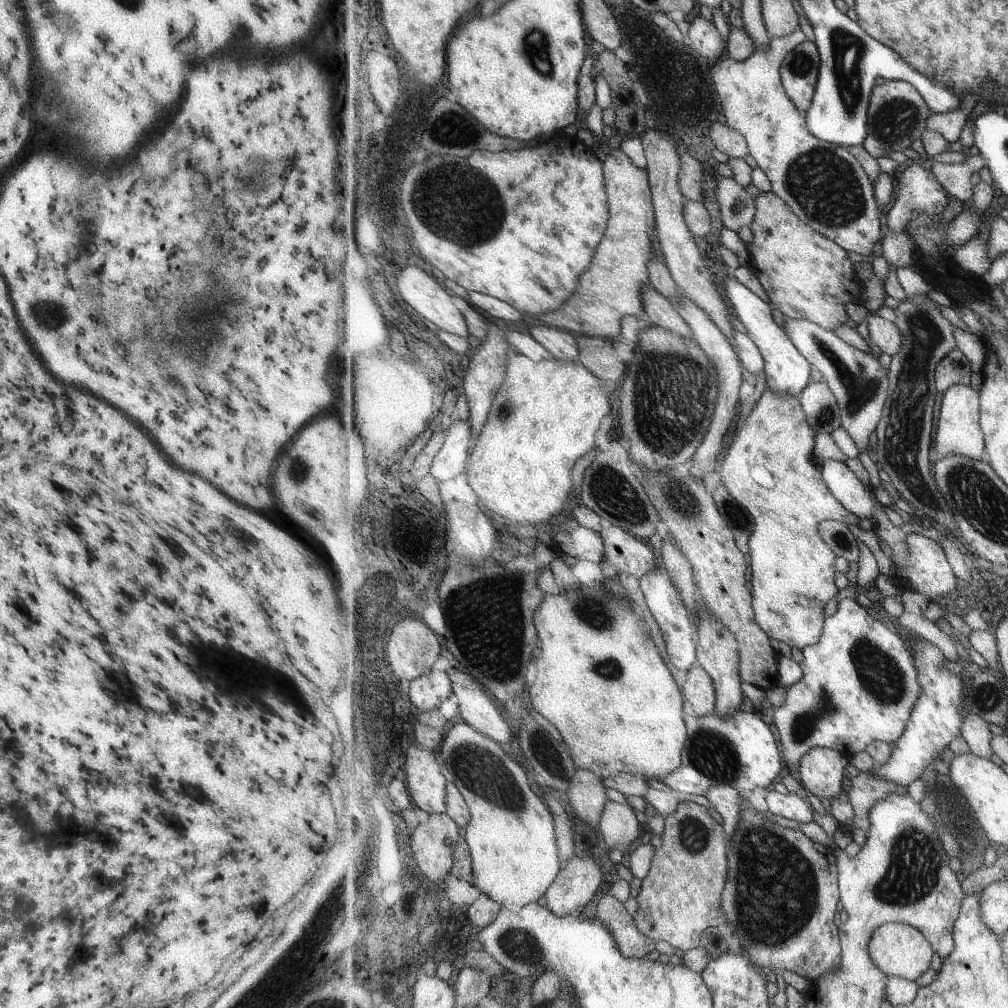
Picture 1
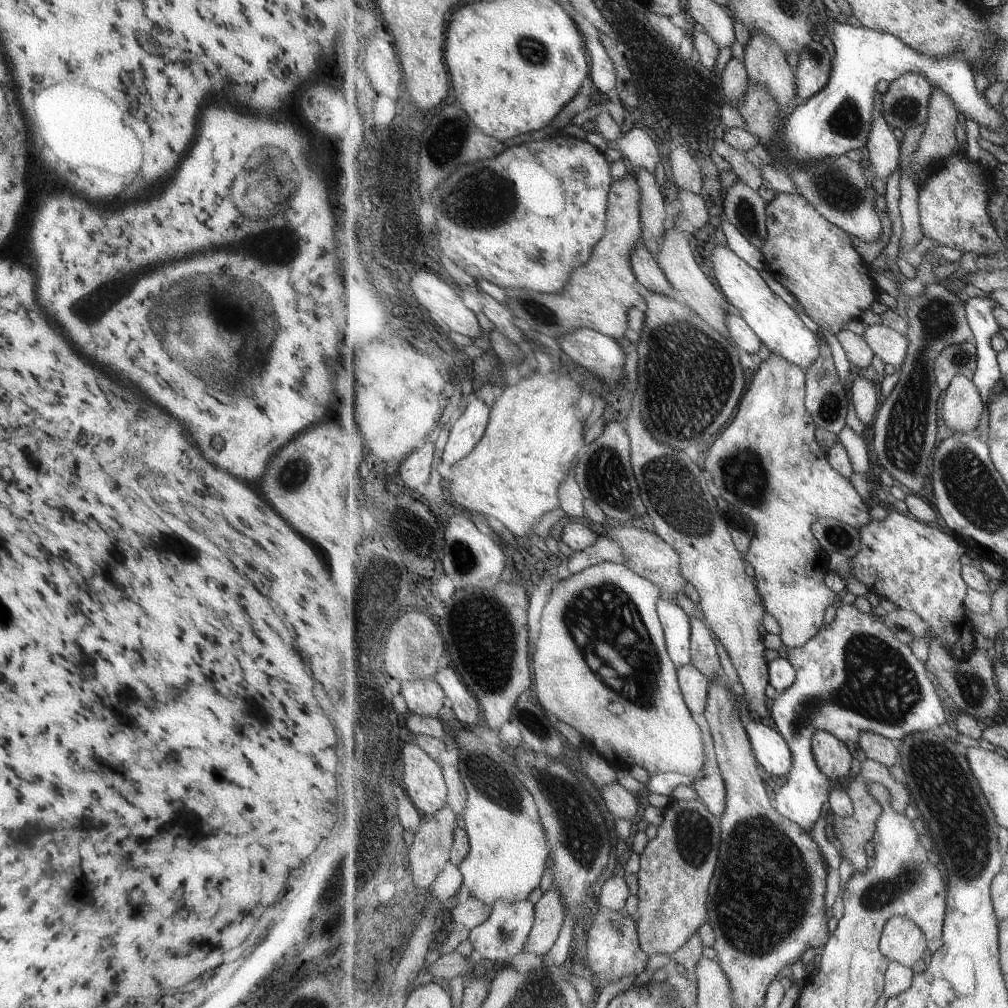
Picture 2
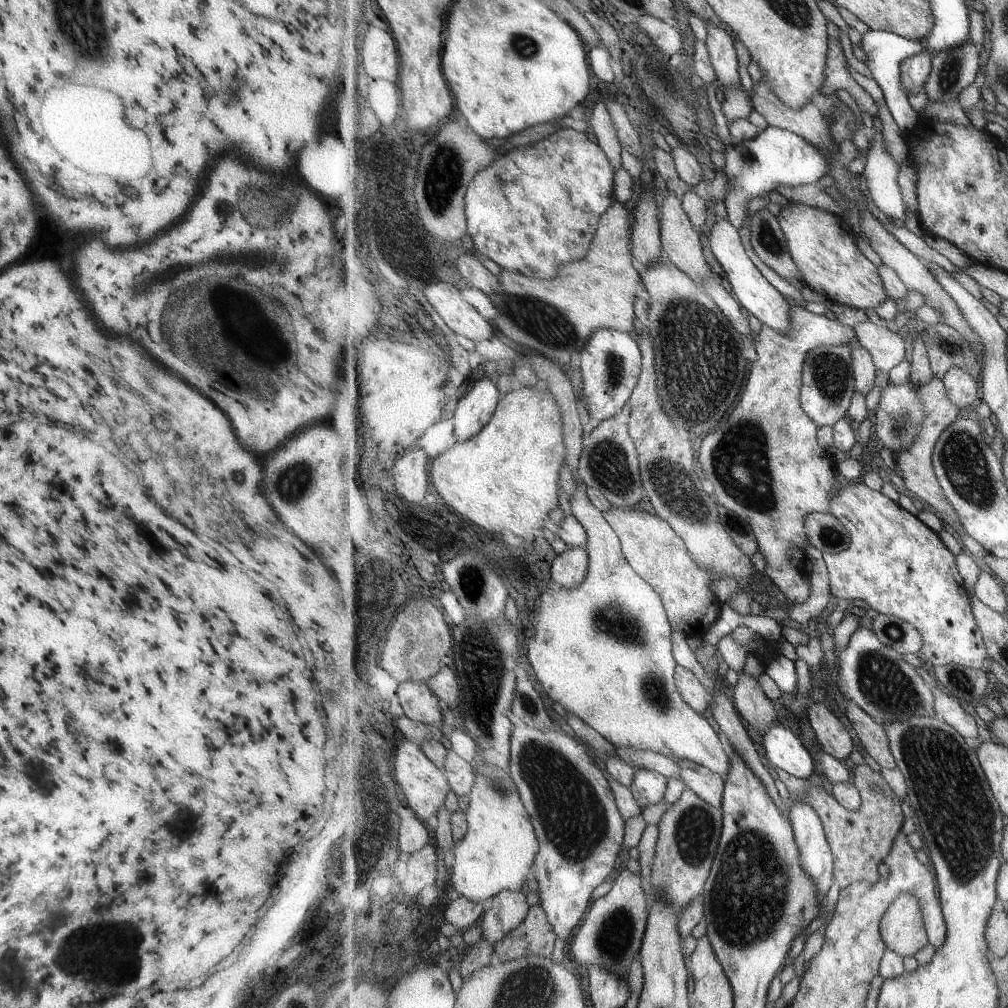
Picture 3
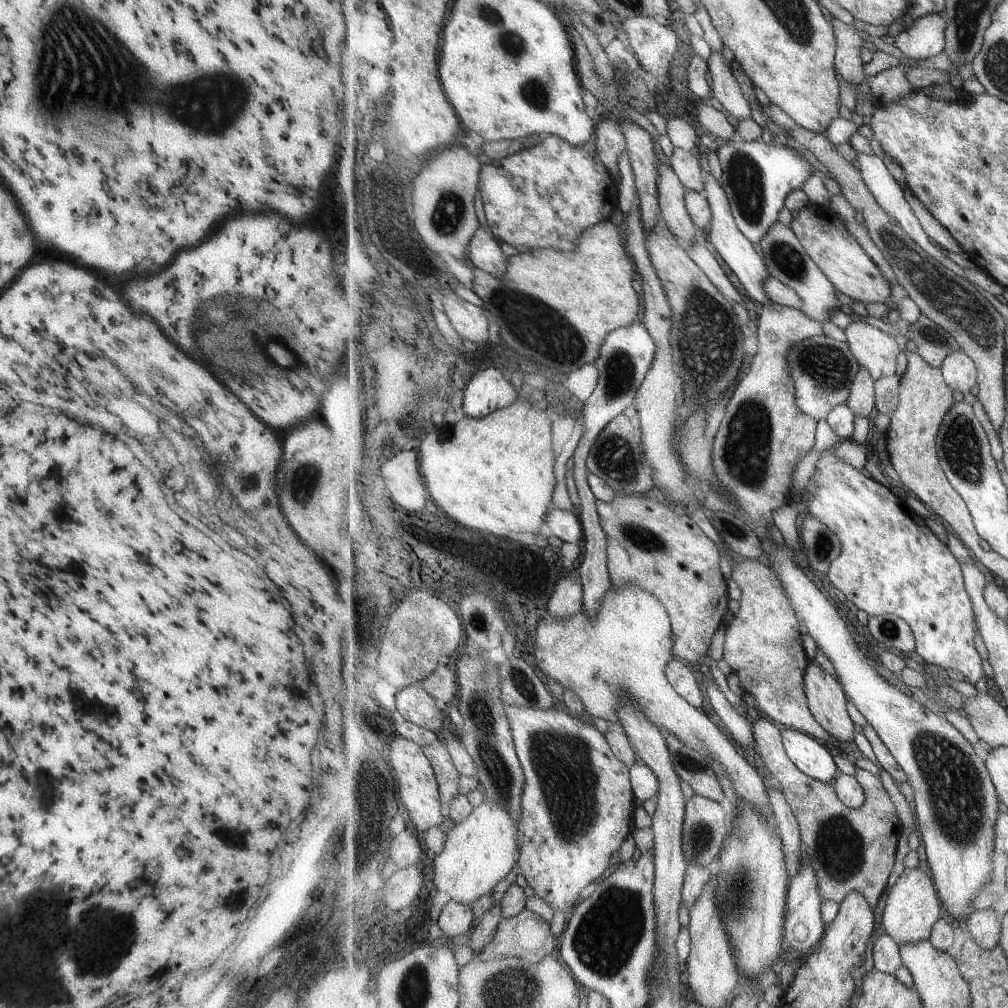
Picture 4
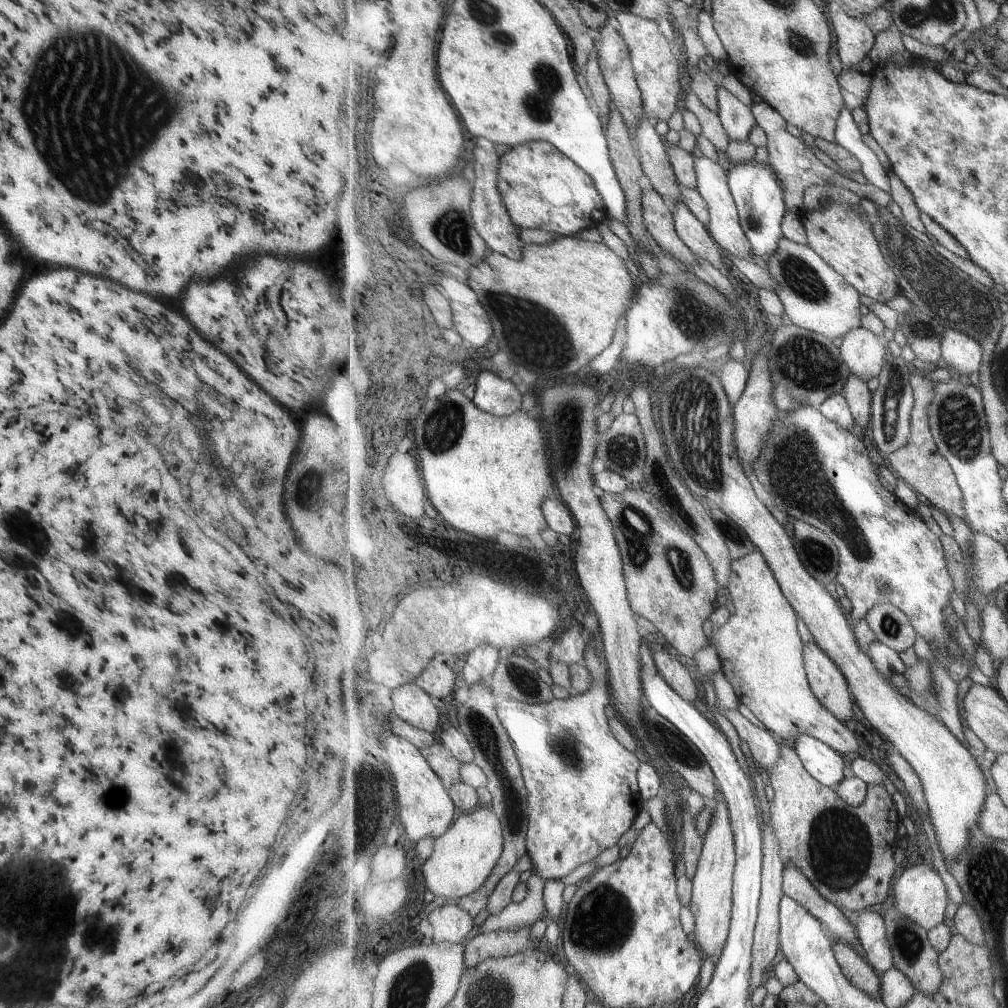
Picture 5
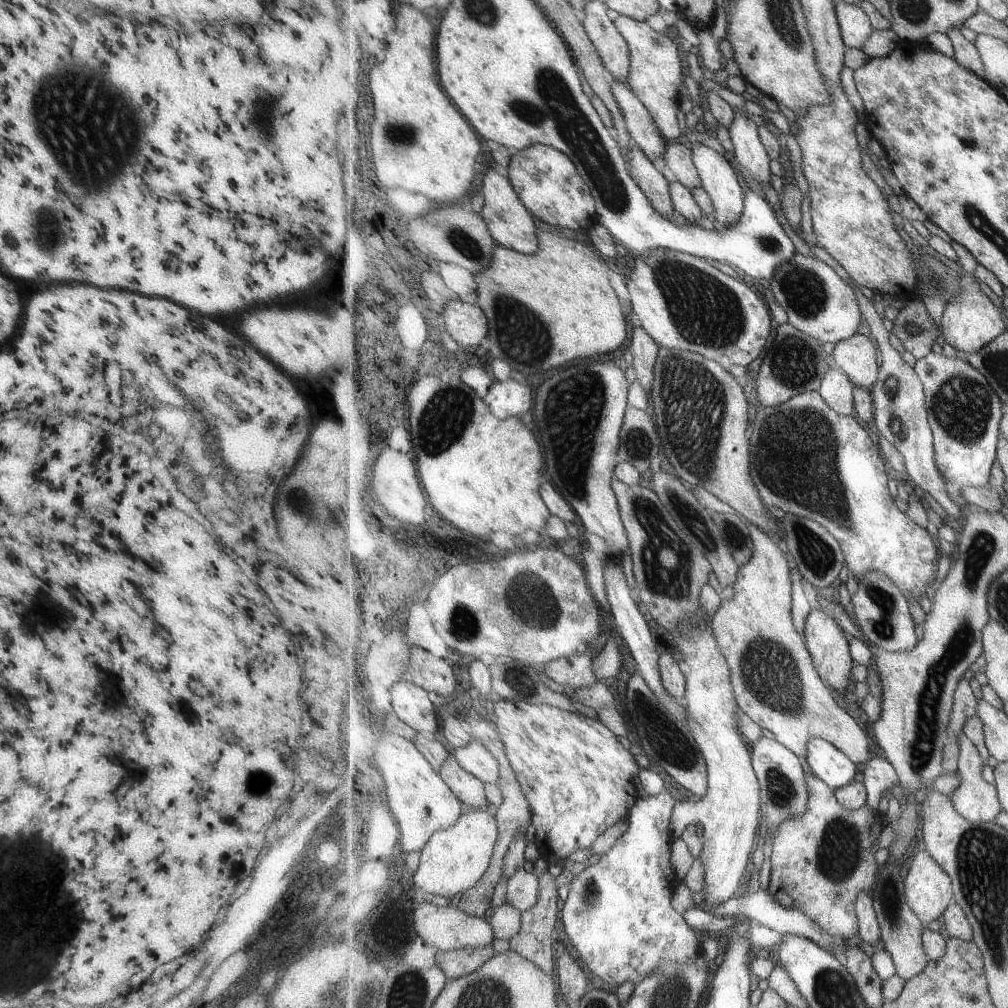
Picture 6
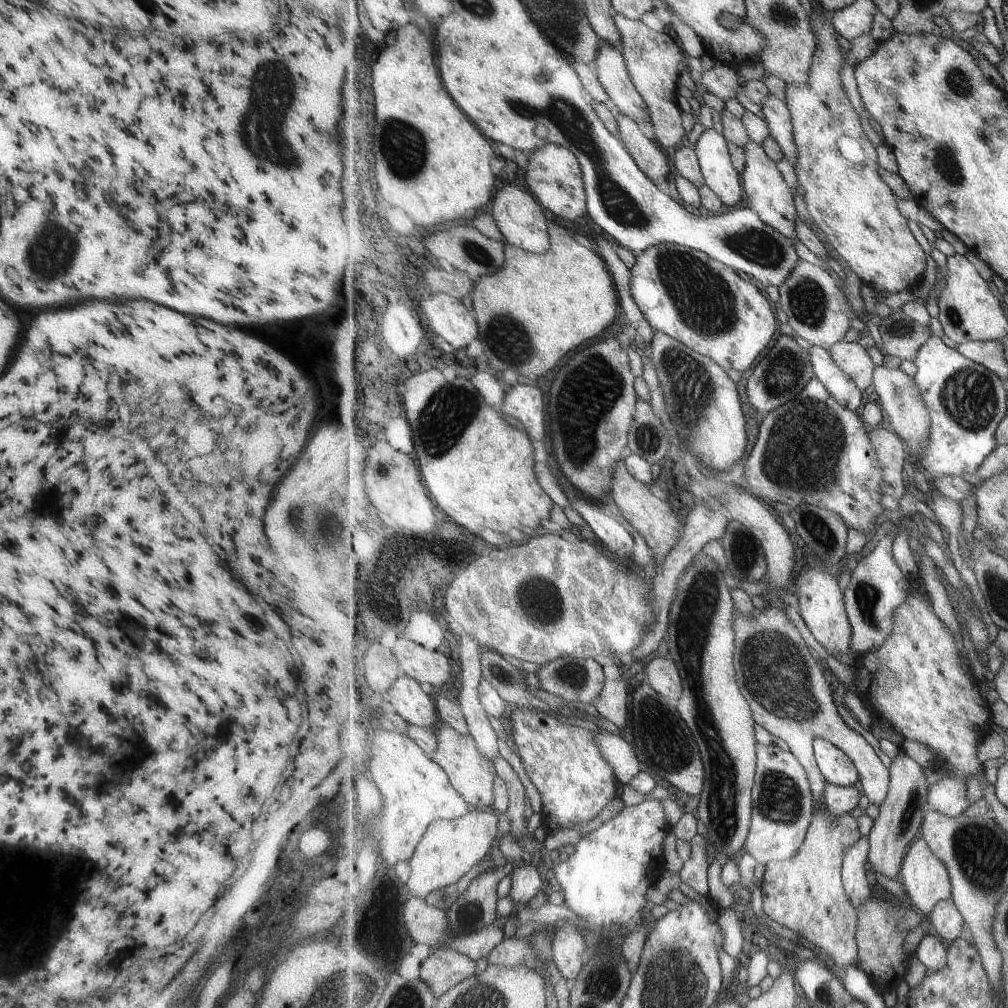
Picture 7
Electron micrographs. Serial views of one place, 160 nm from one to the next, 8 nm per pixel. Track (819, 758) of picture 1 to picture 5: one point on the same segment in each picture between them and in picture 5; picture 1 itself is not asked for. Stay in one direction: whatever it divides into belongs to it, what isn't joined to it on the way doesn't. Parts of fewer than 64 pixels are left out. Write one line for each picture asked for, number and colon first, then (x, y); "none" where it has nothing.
2: (833, 757)
3: (833, 737)
4: (827, 699)
5: (832, 688)

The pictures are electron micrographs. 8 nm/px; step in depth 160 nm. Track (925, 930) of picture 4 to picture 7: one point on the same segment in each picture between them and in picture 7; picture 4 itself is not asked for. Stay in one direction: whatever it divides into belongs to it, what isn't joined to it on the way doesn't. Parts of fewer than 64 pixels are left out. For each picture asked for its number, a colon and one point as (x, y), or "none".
5: (919, 892)
6: (929, 890)
7: (926, 879)

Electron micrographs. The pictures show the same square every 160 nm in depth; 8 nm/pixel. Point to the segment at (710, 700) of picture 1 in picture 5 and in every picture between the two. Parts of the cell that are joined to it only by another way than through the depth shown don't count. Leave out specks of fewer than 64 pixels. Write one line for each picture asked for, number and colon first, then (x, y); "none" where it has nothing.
2: (695, 684)
3: (694, 691)
4: (679, 673)
5: (676, 675)

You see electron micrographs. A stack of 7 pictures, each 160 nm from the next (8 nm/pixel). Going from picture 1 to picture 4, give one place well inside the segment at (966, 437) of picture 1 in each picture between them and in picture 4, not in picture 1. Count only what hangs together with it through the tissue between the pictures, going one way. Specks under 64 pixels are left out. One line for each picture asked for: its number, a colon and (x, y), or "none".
2: (963, 405)
3: (962, 388)
4: (960, 371)

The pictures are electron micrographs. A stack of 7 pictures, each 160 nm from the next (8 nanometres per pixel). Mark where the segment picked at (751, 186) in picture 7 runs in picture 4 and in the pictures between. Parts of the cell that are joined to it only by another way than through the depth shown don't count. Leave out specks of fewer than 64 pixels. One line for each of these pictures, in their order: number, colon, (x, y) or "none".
4: (726, 88)
5: (738, 119)
6: (754, 161)

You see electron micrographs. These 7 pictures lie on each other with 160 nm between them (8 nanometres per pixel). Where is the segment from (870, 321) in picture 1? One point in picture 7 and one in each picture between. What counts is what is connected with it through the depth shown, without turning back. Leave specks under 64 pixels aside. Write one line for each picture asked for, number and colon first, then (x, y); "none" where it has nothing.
2: (892, 346)
3: (886, 345)
4: (876, 350)
5: (864, 352)
6: (857, 356)
7: (852, 357)

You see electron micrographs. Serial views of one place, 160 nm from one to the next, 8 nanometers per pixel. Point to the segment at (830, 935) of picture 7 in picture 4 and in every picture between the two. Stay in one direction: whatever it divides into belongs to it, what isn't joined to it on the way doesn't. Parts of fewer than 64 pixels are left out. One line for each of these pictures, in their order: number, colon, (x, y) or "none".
4: (852, 849)
5: (848, 853)
6: (821, 861)

